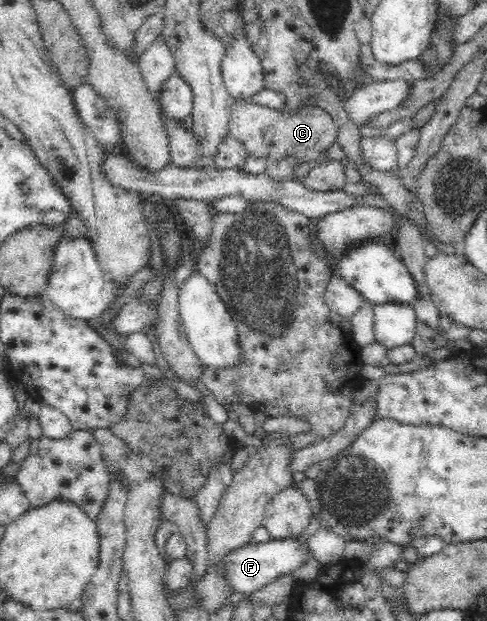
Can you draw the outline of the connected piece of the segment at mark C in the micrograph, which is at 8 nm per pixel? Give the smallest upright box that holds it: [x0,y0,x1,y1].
[229,100,339,163]

